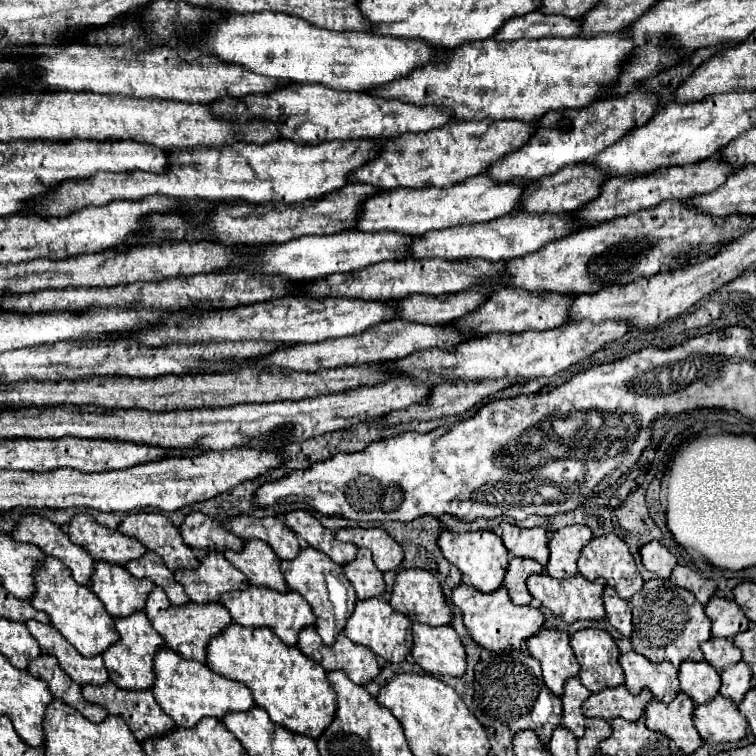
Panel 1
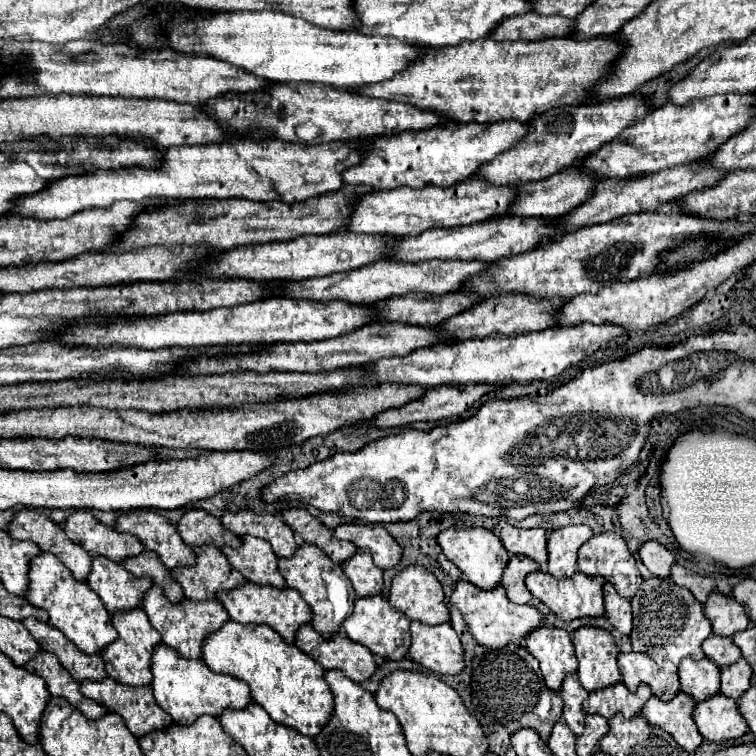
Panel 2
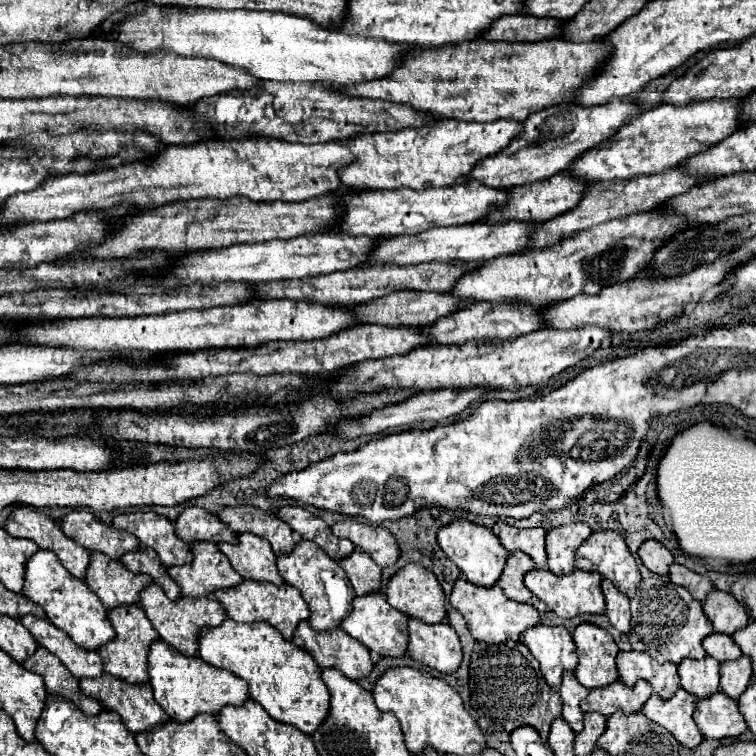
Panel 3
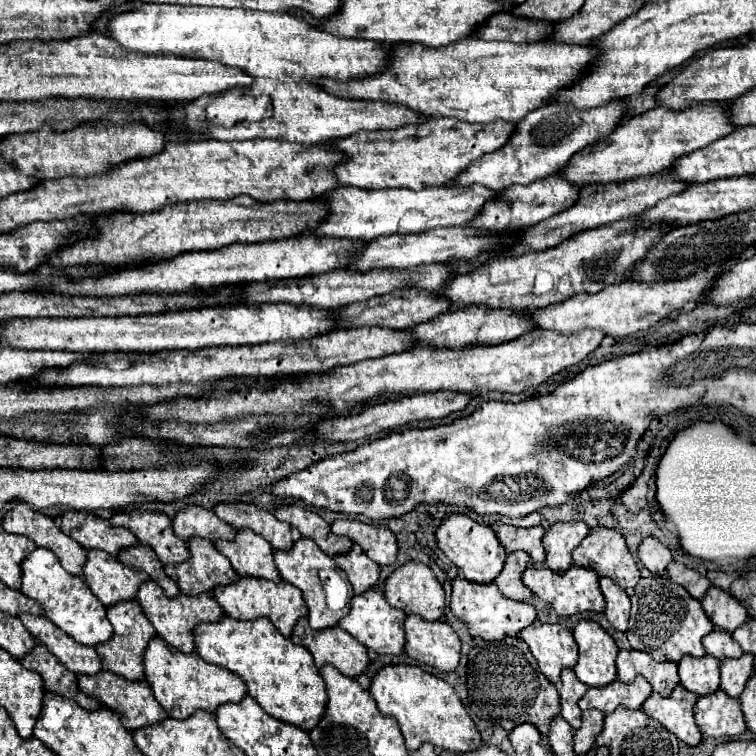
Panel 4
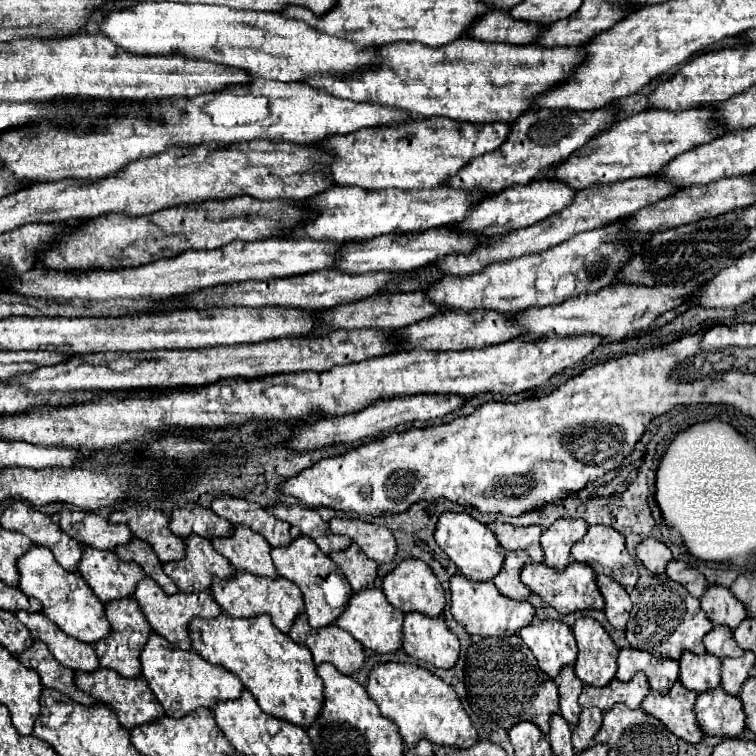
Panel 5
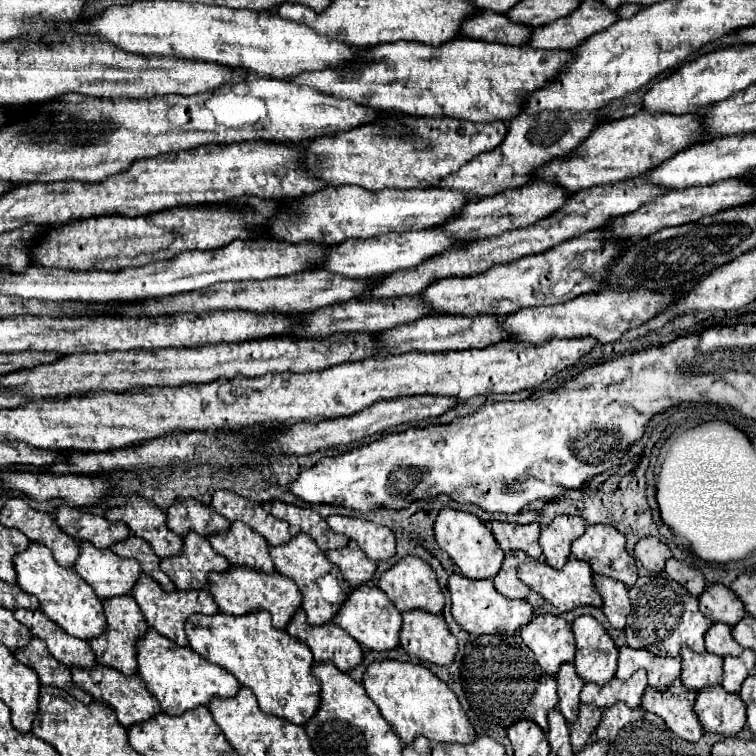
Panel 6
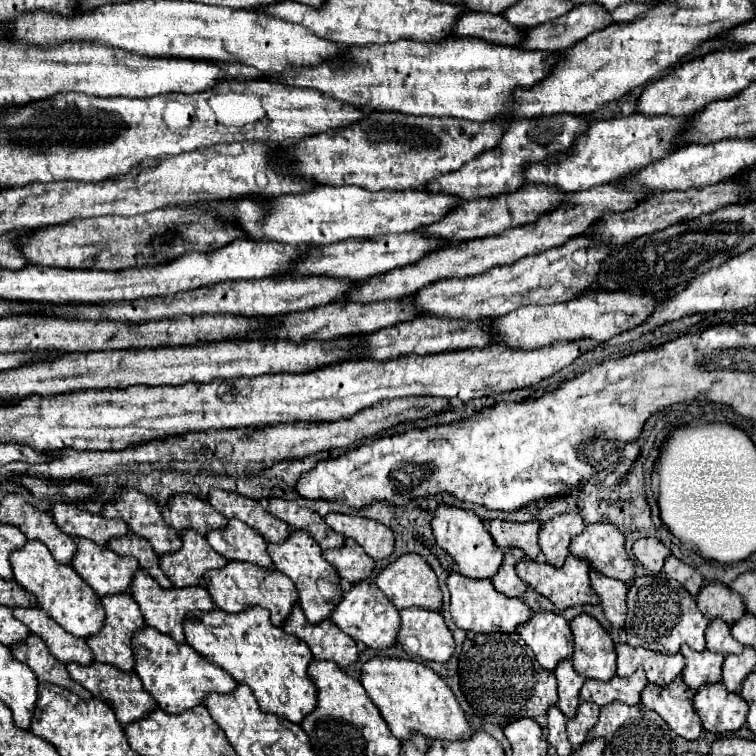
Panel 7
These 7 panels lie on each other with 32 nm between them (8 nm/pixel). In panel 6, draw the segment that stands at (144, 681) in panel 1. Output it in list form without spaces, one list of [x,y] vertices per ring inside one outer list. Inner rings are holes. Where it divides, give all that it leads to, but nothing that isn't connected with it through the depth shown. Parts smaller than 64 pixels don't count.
[[[114,596],[112,600],[104,600],[104,614],[108,620],[106,636],[96,636],[96,640],[88,640],[90,648],[96,654],[96,662],[104,666],[112,666],[124,674],[136,672],[136,640],[148,630],[148,624],[132,596]]]

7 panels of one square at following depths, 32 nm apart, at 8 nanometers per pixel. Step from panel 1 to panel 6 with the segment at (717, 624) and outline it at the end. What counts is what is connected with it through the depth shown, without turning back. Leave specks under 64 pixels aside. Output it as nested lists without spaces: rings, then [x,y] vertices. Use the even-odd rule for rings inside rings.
[[[710,584],[698,596],[700,612],[704,612],[712,622],[724,622],[728,626],[738,624],[746,610],[740,598],[724,584]]]

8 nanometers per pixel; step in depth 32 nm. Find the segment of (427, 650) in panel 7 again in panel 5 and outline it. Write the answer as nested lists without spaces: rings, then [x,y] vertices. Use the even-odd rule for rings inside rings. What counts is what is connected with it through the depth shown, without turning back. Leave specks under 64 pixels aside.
[[[408,612],[404,614],[402,648],[412,658],[438,668],[452,668],[458,660],[460,642],[442,616],[430,618],[420,612]]]

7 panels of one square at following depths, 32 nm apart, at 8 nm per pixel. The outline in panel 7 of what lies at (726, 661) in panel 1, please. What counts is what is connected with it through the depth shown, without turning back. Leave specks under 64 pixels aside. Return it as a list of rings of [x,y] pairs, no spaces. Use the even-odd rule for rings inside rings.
[[[712,620],[706,630],[706,648],[720,654],[740,654],[744,646],[734,640],[730,634],[730,626],[724,624],[724,620]]]

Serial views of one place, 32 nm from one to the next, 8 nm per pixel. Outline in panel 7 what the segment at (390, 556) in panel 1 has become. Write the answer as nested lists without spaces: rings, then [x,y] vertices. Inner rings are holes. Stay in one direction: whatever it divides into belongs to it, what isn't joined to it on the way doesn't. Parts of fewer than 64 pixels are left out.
[[[330,512],[328,516],[324,516],[324,522],[332,530],[336,530],[348,538],[354,538],[364,548],[364,552],[374,560],[386,558],[394,550],[392,530],[372,518]]]

